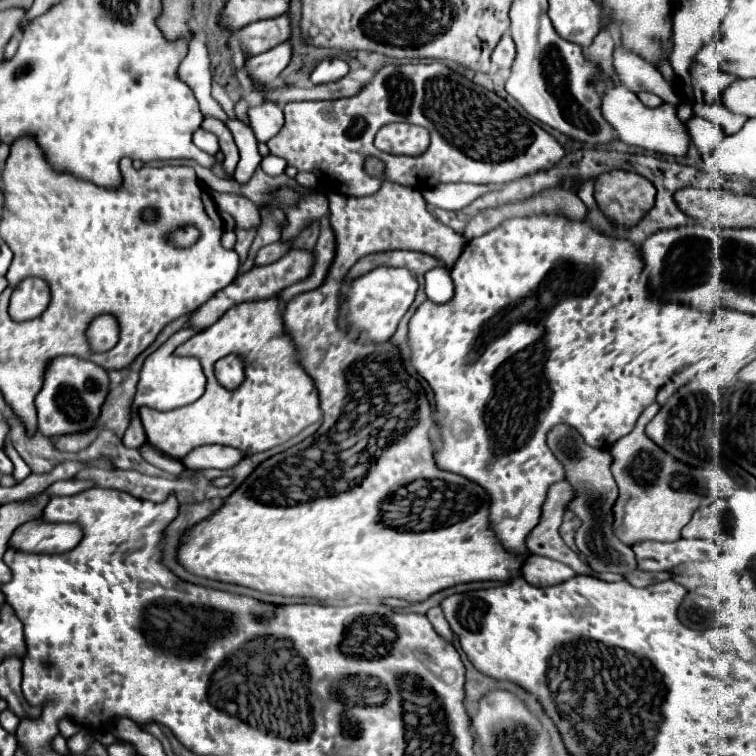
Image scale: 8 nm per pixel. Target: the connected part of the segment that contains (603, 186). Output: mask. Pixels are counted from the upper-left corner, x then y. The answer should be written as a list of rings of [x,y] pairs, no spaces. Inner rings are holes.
[[[612,170],[596,178],[594,198],[600,212],[616,226],[632,228],[654,206],[656,190],[648,180],[634,172]]]

